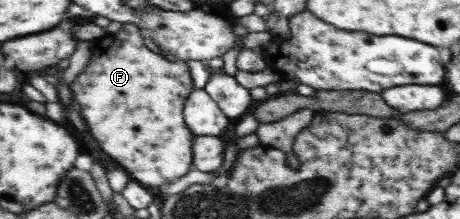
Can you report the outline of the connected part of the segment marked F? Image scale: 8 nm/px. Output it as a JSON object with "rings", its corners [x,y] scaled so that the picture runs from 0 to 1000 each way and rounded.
{"rings":[[[291,105],[265,110],[261,132],[259,151],[233,160],[228,174],[220,174],[211,192],[202,192],[207,215],[202,219],[198,269],[193,269],[189,297],[178,315],[180,333],[172,333],[172,342],[163,352],[163,370],[154,379],[152,402],[159,425],[159,452],[163,452],[163,470],[167,470],[163,489],[170,498],[178,543],[189,566],[191,598],[202,616],[207,644],[215,653],[220,689],[254,744],[254,753],[263,753],[263,763],[272,772],[272,785],[276,785],[293,831],[302,831],[326,868],[339,872],[348,854],[354,858],[391,808],[407,799],[413,758],[417,753],[422,685],[420,648],[426,621],[407,580],[398,502],[407,438],[428,397],[424,397],[424,384],[420,379],[420,356],[415,352],[407,283],[398,274],[367,279],[365,269],[354,265],[354,256],[324,228],[313,196],[317,151]]]}

